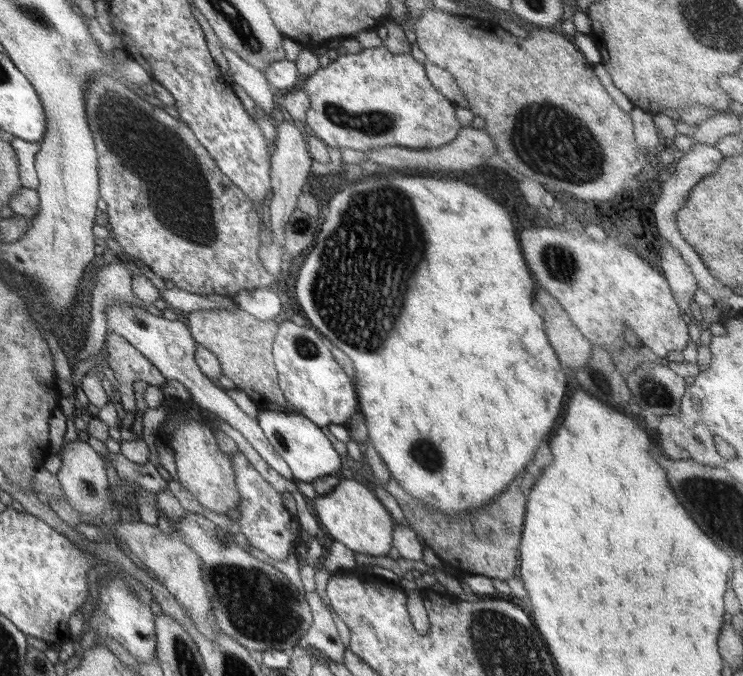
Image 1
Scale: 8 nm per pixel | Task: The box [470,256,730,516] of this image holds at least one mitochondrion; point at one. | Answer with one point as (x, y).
(651, 392)

